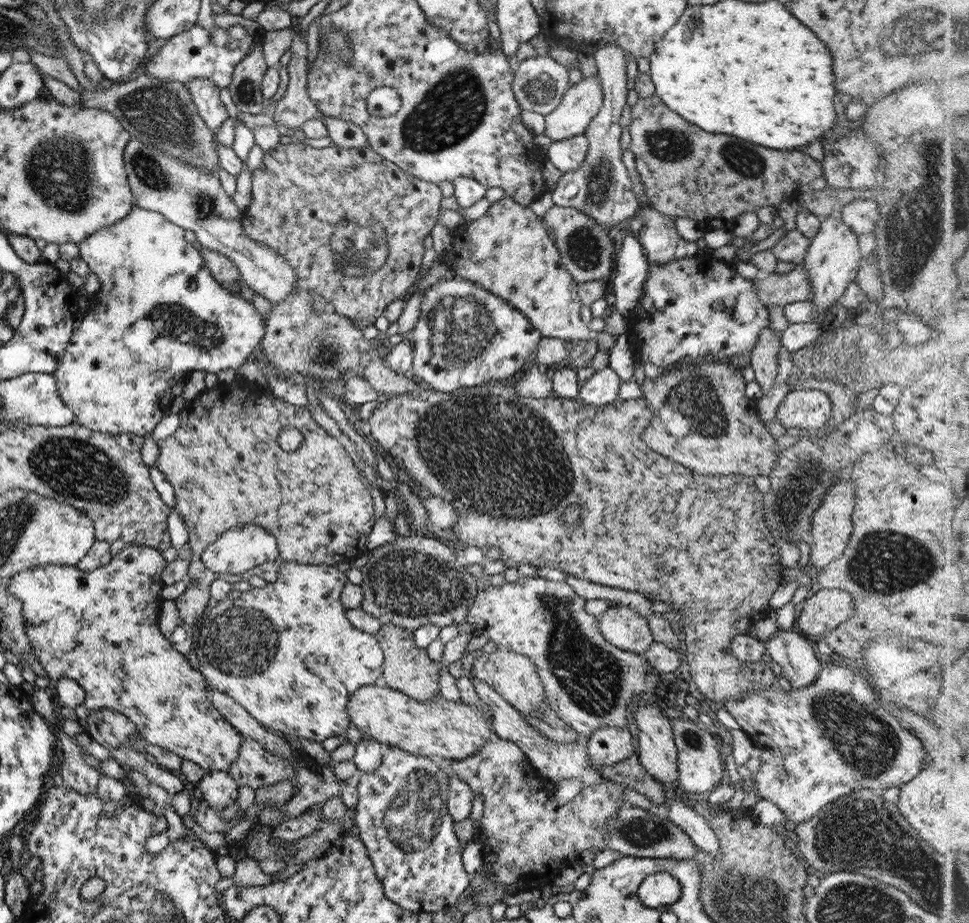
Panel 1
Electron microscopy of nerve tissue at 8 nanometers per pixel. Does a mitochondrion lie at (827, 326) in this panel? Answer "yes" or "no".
no

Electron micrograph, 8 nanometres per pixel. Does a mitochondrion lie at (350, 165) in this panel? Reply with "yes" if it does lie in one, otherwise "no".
no

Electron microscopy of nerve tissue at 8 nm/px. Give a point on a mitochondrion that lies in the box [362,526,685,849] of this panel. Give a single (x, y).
(592, 678)

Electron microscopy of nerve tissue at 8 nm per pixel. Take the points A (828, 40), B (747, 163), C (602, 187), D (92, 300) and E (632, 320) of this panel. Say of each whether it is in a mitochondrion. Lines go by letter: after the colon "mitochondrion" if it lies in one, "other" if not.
A: other
B: mitochondrion
C: mitochondrion
D: other
E: other

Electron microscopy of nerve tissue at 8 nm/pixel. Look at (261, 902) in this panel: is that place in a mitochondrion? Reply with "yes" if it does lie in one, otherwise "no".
no

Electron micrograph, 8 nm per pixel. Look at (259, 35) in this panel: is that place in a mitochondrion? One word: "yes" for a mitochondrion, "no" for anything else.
no

